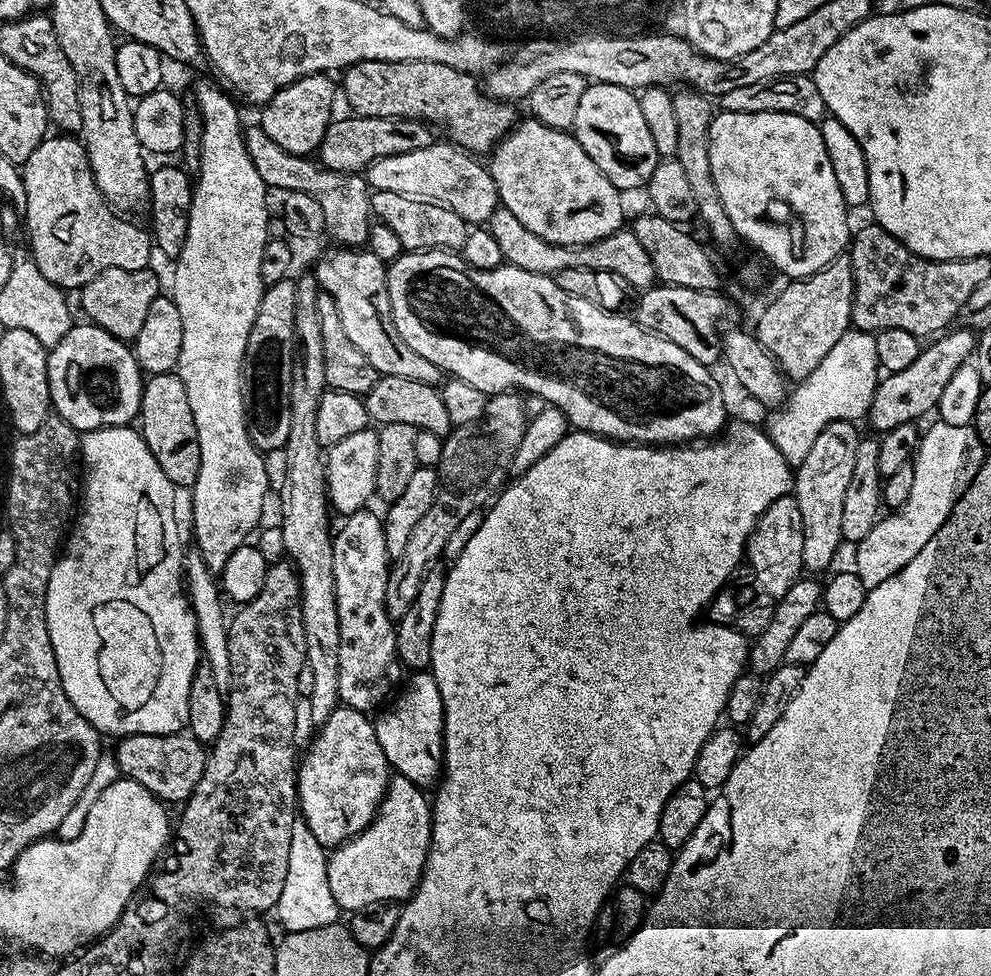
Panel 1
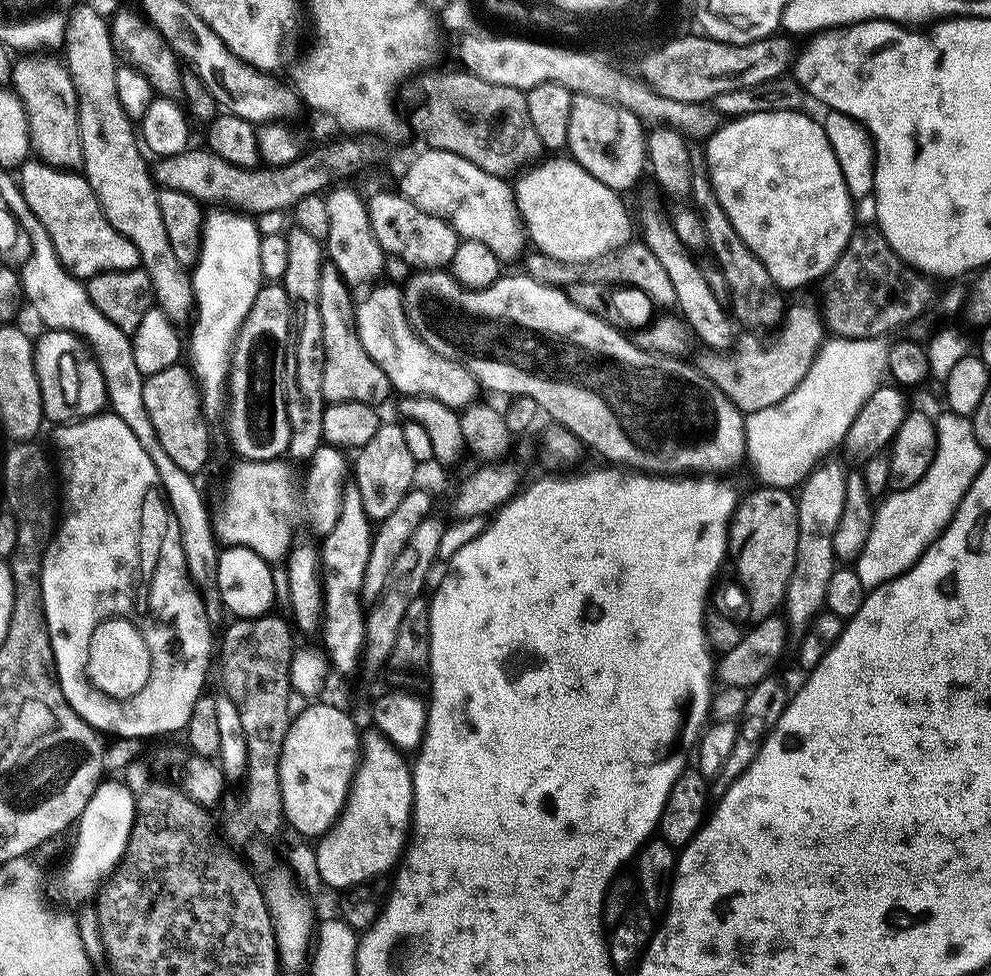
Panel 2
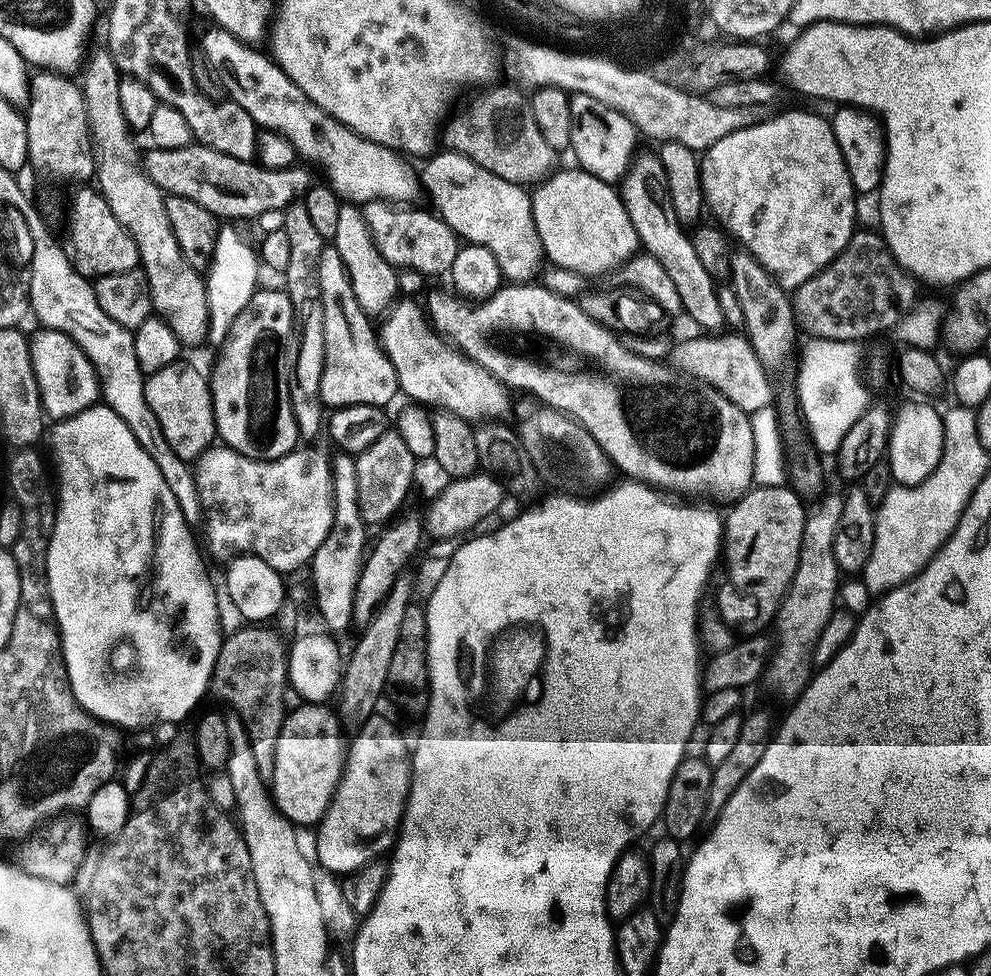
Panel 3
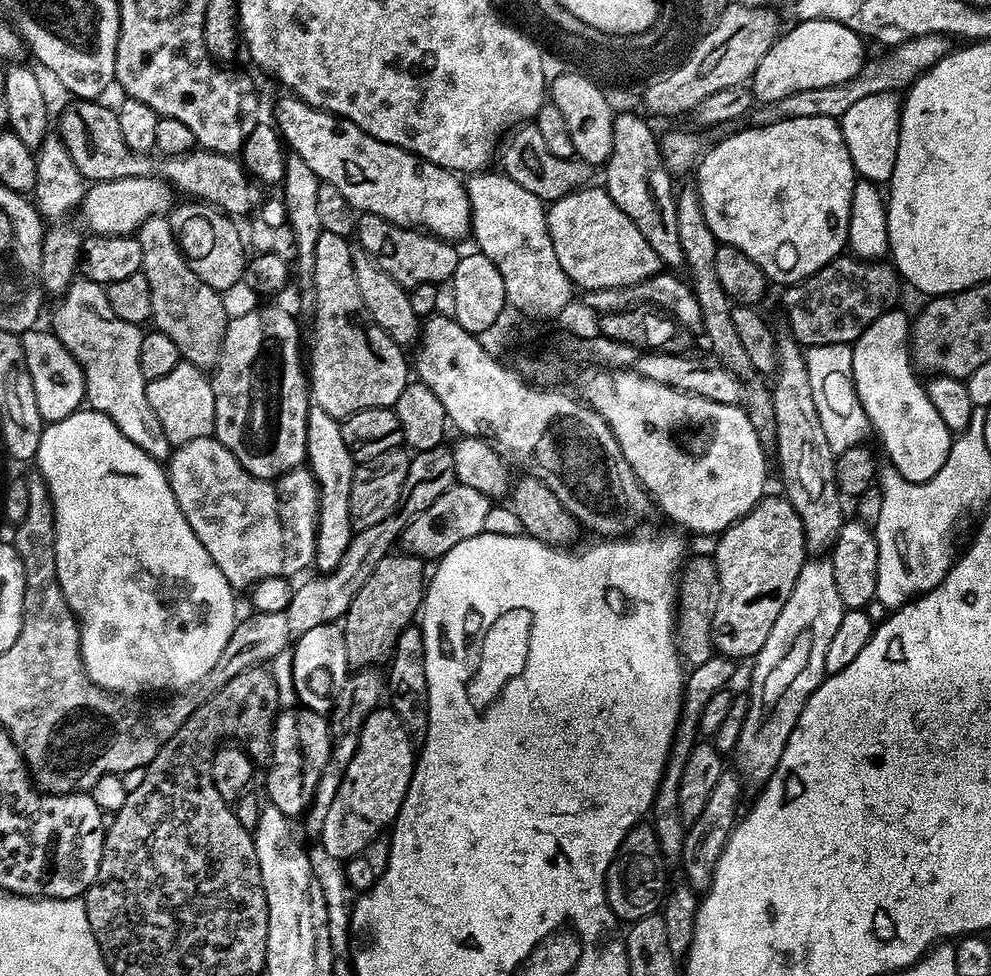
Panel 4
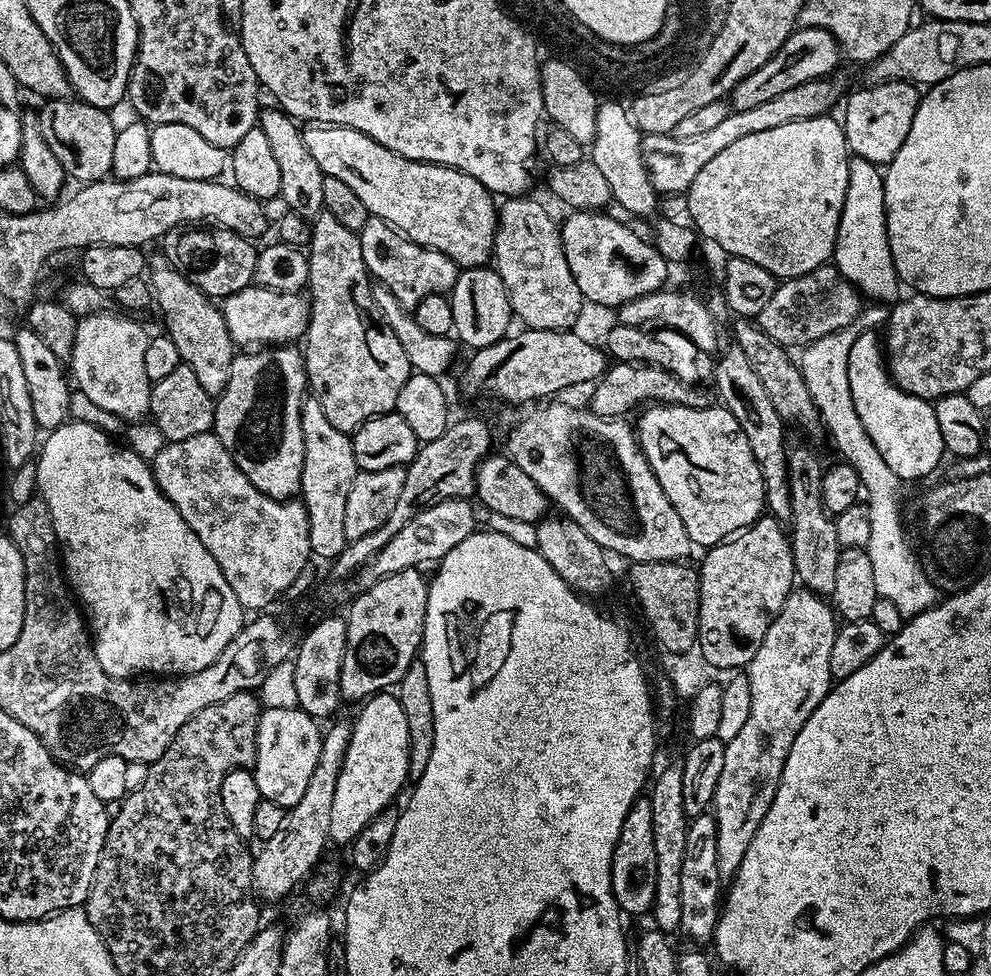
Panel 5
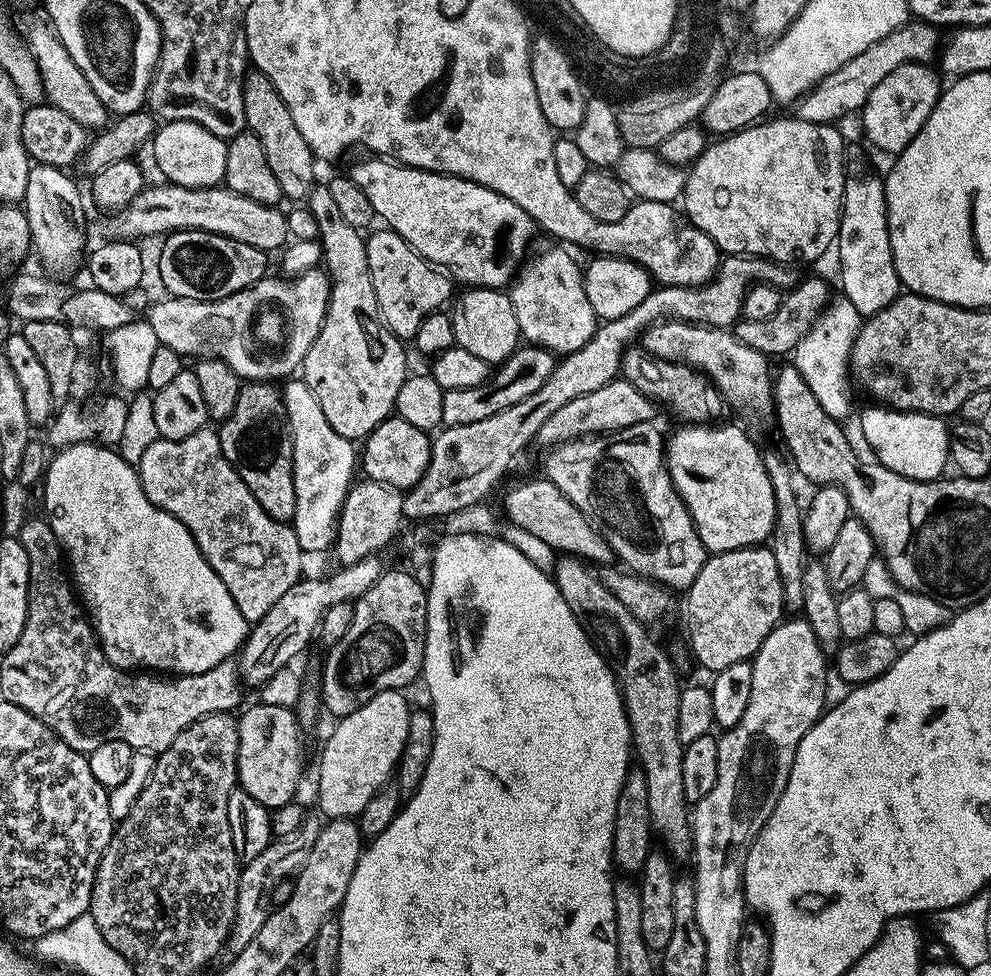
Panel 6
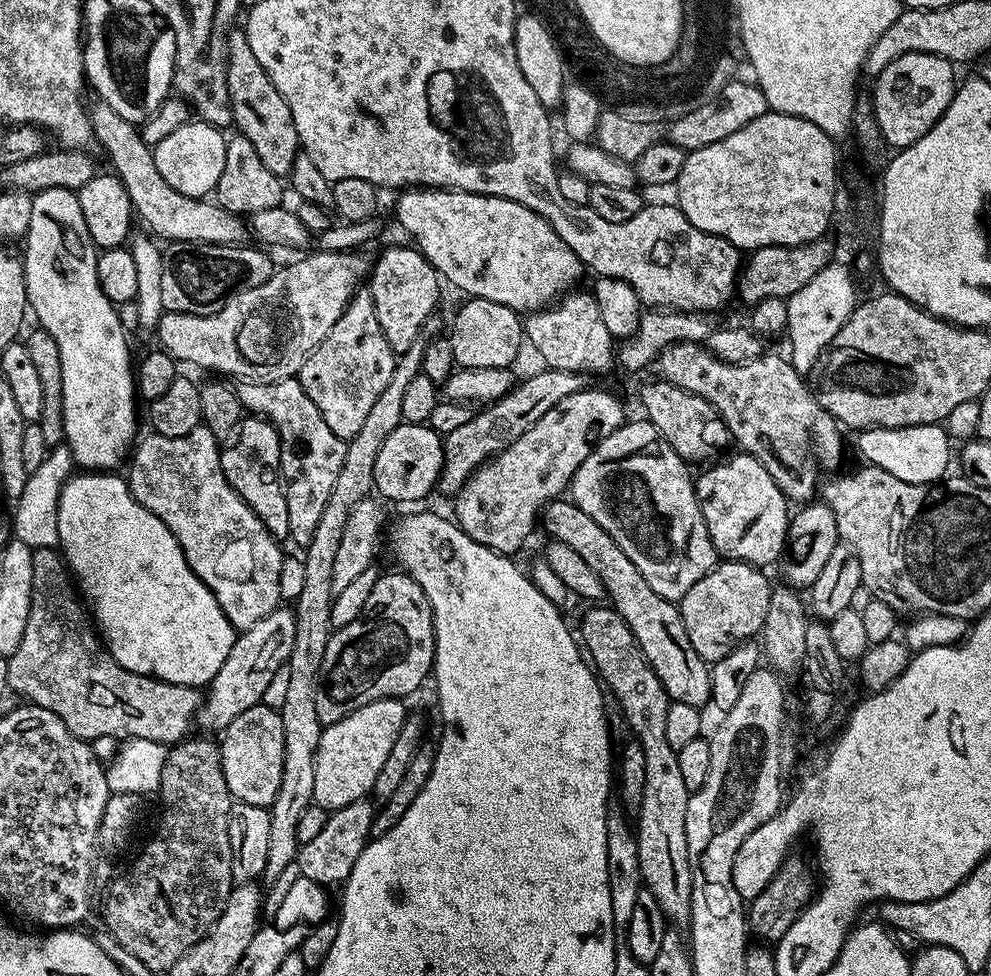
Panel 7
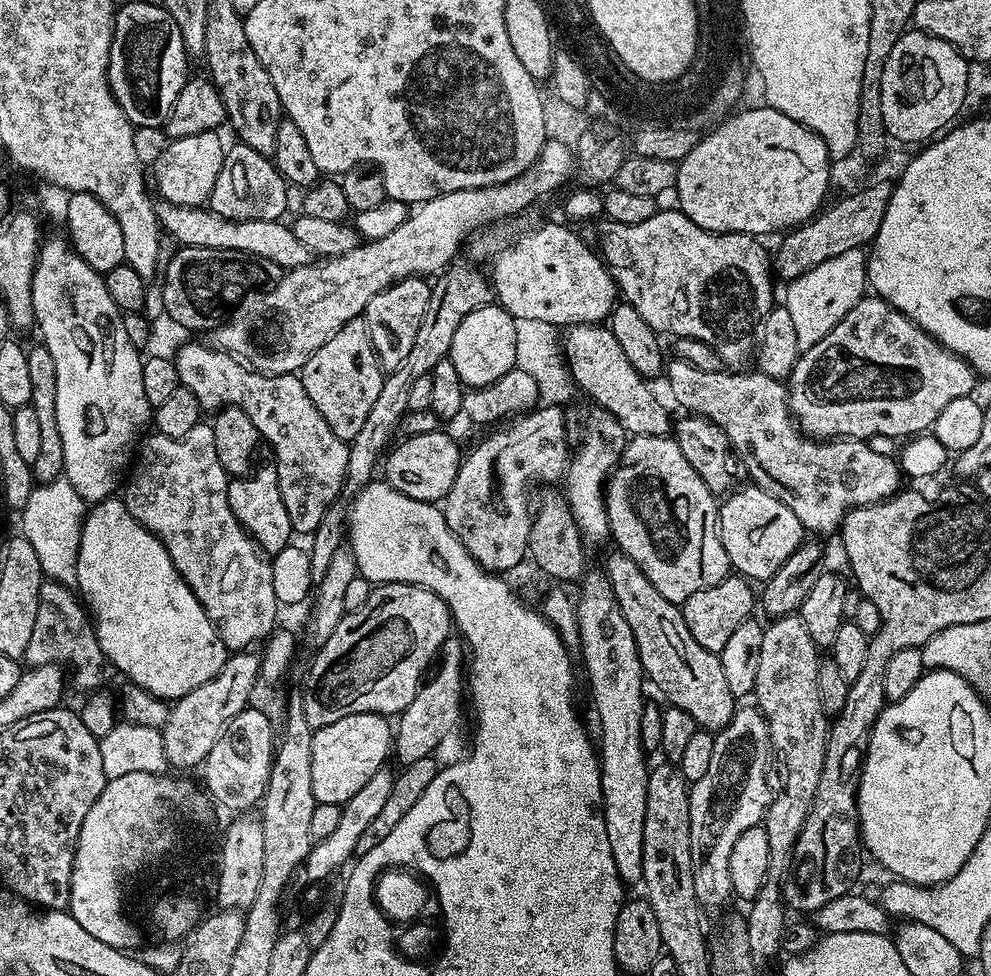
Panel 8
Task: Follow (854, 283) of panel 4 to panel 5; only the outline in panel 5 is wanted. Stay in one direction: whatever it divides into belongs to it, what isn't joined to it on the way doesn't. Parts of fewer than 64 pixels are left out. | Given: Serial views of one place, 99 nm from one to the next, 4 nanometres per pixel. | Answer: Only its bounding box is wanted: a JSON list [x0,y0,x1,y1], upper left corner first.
[754,262,862,350]

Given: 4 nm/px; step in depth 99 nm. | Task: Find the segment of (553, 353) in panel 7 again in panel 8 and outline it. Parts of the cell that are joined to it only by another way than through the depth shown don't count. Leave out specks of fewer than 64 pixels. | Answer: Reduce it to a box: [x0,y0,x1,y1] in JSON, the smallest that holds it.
[562,324,673,437]

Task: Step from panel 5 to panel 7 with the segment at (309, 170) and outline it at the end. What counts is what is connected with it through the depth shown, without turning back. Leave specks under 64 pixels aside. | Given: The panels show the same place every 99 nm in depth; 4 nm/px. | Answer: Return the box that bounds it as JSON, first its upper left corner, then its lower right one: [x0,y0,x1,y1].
[228,30,301,178]

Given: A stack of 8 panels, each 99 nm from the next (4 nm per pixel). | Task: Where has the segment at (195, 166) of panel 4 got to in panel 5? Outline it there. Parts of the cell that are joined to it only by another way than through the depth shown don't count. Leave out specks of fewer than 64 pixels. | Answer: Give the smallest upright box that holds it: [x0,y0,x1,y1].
[38,98,118,182]

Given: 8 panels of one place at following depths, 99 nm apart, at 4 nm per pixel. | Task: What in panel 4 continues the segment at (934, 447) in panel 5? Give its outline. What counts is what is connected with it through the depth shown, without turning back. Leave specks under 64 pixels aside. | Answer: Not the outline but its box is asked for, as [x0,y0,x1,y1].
[851,306,954,484]

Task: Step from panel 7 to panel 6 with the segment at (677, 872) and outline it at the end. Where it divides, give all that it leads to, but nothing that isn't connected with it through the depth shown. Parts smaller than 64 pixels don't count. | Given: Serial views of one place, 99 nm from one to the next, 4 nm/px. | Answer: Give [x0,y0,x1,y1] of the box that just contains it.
[554,554,692,857]

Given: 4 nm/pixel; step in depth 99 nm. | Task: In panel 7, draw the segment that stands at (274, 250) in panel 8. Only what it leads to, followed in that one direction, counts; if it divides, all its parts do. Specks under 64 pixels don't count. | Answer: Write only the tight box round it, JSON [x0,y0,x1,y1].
[90,102,250,246]

